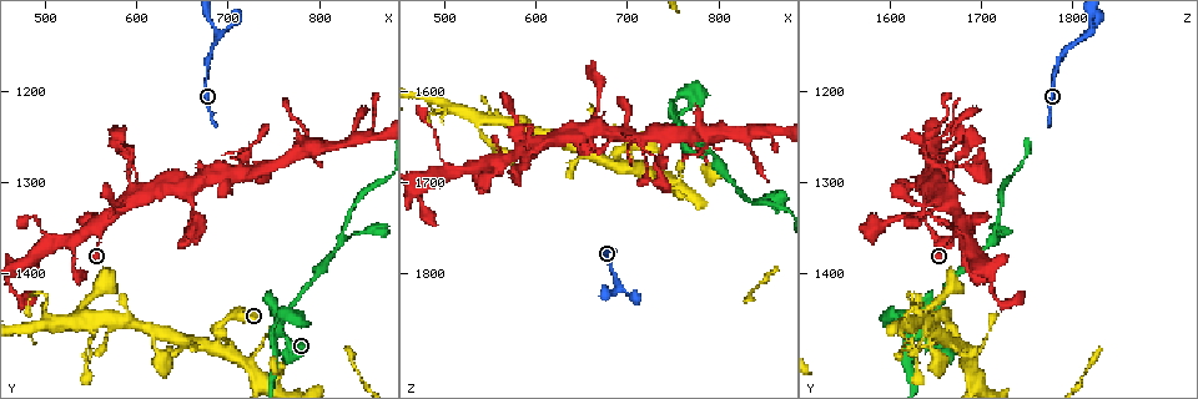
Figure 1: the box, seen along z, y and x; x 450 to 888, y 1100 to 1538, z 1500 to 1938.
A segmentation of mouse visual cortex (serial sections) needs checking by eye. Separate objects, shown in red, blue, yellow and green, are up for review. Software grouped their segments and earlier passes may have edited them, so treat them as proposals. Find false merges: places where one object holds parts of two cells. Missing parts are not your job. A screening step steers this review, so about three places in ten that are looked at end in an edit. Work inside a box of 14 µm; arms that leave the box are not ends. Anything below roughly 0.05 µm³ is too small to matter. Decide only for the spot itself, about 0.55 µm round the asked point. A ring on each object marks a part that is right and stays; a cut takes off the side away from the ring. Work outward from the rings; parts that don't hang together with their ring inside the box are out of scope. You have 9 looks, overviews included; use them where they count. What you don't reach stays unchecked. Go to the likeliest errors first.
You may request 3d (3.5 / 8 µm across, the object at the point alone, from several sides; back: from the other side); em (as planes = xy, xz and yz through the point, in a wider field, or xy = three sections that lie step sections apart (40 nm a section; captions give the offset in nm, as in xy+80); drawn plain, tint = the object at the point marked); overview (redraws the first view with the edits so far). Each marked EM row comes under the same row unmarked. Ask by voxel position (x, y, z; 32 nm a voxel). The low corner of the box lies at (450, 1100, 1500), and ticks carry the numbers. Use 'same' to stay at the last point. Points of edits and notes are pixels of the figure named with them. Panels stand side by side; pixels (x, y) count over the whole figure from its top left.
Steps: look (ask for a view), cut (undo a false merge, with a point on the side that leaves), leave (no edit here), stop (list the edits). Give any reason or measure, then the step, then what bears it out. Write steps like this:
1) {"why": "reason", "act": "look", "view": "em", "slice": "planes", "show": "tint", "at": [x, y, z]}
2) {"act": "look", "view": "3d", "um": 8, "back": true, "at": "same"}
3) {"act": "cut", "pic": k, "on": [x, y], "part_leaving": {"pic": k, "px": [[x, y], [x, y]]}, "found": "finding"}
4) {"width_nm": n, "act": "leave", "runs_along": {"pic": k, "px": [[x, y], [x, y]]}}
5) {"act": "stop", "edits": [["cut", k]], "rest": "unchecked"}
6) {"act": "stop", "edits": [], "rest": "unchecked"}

{"why": "thin neck", "act": "look", "view": "3d", "um": 3.5, "at": [755, 1460, 1635]}

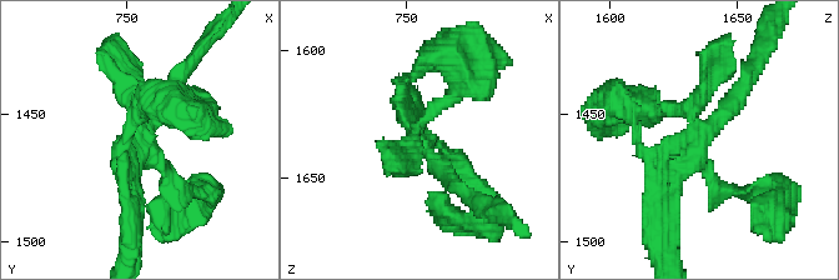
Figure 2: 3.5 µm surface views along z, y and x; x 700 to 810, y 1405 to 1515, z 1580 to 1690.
{"act": "look", "view": "em", "slice": "xy", "step": 1, "show": "tint", "at": [757, 1459, 1637]}

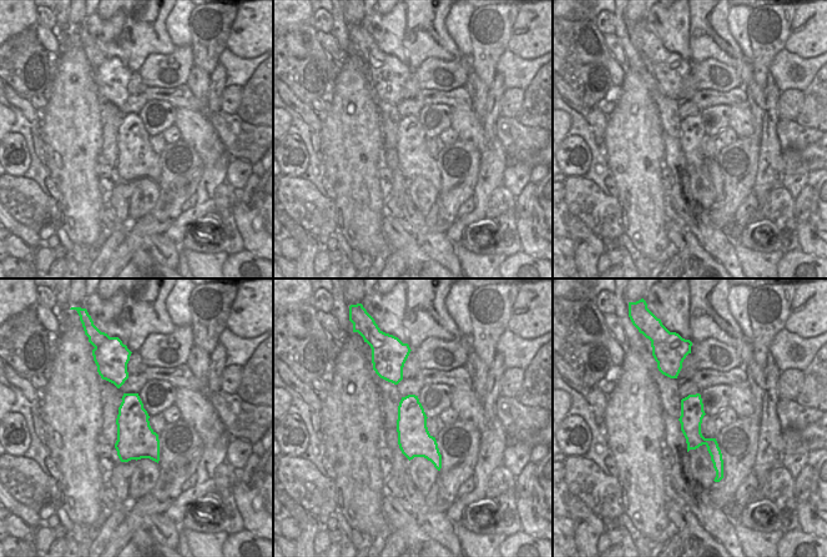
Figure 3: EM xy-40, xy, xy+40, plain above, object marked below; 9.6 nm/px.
{"act": "leave", "found": "all the same cell"}

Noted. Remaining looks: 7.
{"why": "arms part here", "act": "look", "view": "3d", "um": 3.5, "at": [825, 1360, 1710]}

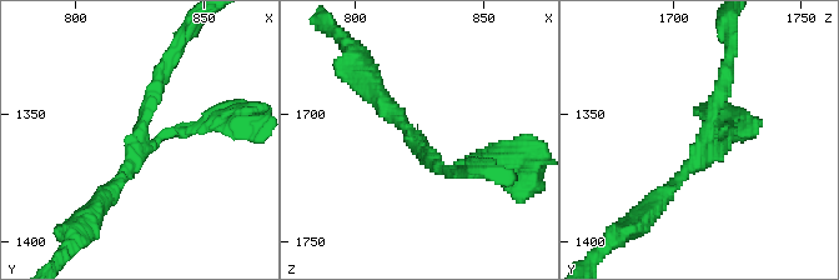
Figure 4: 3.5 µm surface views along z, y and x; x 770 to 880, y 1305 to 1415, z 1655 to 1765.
{"why": "now the EM", "act": "look", "view": "em", "slice": "planes", "show": "tint", "at": [824, 1364, 1712]}

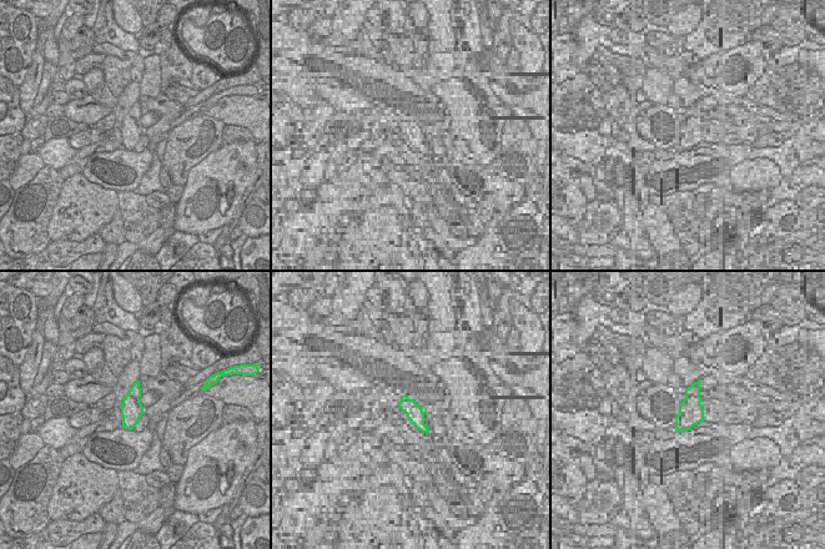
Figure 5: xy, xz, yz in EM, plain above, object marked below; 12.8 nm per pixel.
{"act": "leave", "runs_along": {"pic": 4, "px": [[99, 205], [137, 148], [199, 125]]}, "found": "all the same cell"}

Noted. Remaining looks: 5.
{"why": "three-way junction", "act": "look", "view": "3d", "um": 3.5, "at": [505, 1370, 1690]}

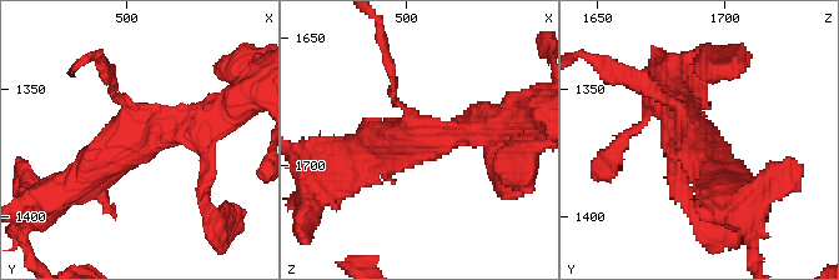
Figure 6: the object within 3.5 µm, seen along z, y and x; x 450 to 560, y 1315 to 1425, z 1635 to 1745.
{"arms": 3, "arm_widths_nm": [150, 450, 450], "act": "leave", "runs_along": {"pic": 6, "px": [[220, 115], [157, 130], [78, 184]]}, "found": "continuous, no second cell"}

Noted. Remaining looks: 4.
{"why": "a narrow waist", "act": "look", "view": "3d", "um": 3.5, "back": true, "at": [840, 1240, 1675]}

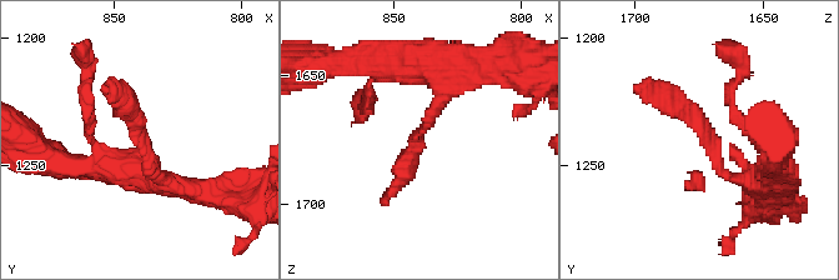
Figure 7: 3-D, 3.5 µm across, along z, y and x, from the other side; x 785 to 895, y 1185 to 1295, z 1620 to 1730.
{"act": "look", "view": "em", "slice": "xy", "step": 3, "show": "tint", "at": [839, 1239, 1670]}

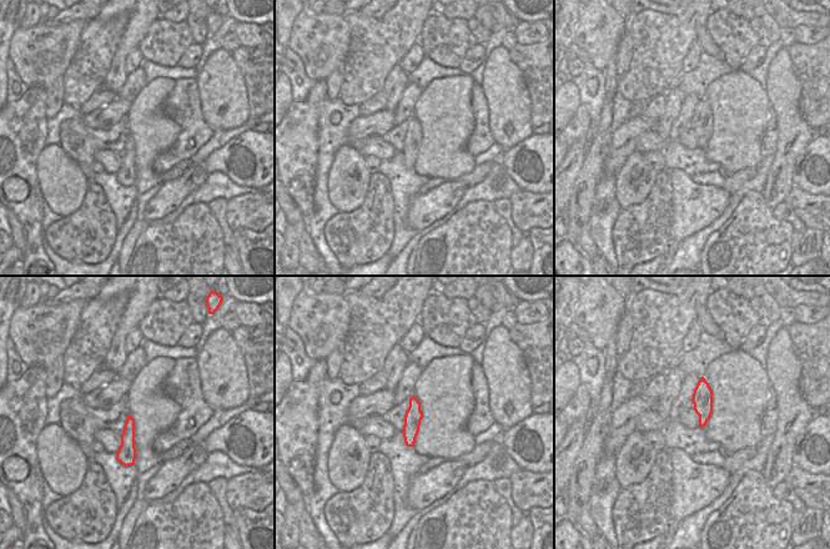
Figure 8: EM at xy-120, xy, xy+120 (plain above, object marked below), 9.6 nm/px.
{"act": "leave", "runs_along": {"pic": 7, "px": [[754, 183], [726, 175], [701, 125], [649, 94]]}, "found": "all the same cell"}

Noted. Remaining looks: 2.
{"act": "stop", "edits": [], "rest": "unchecked"}

